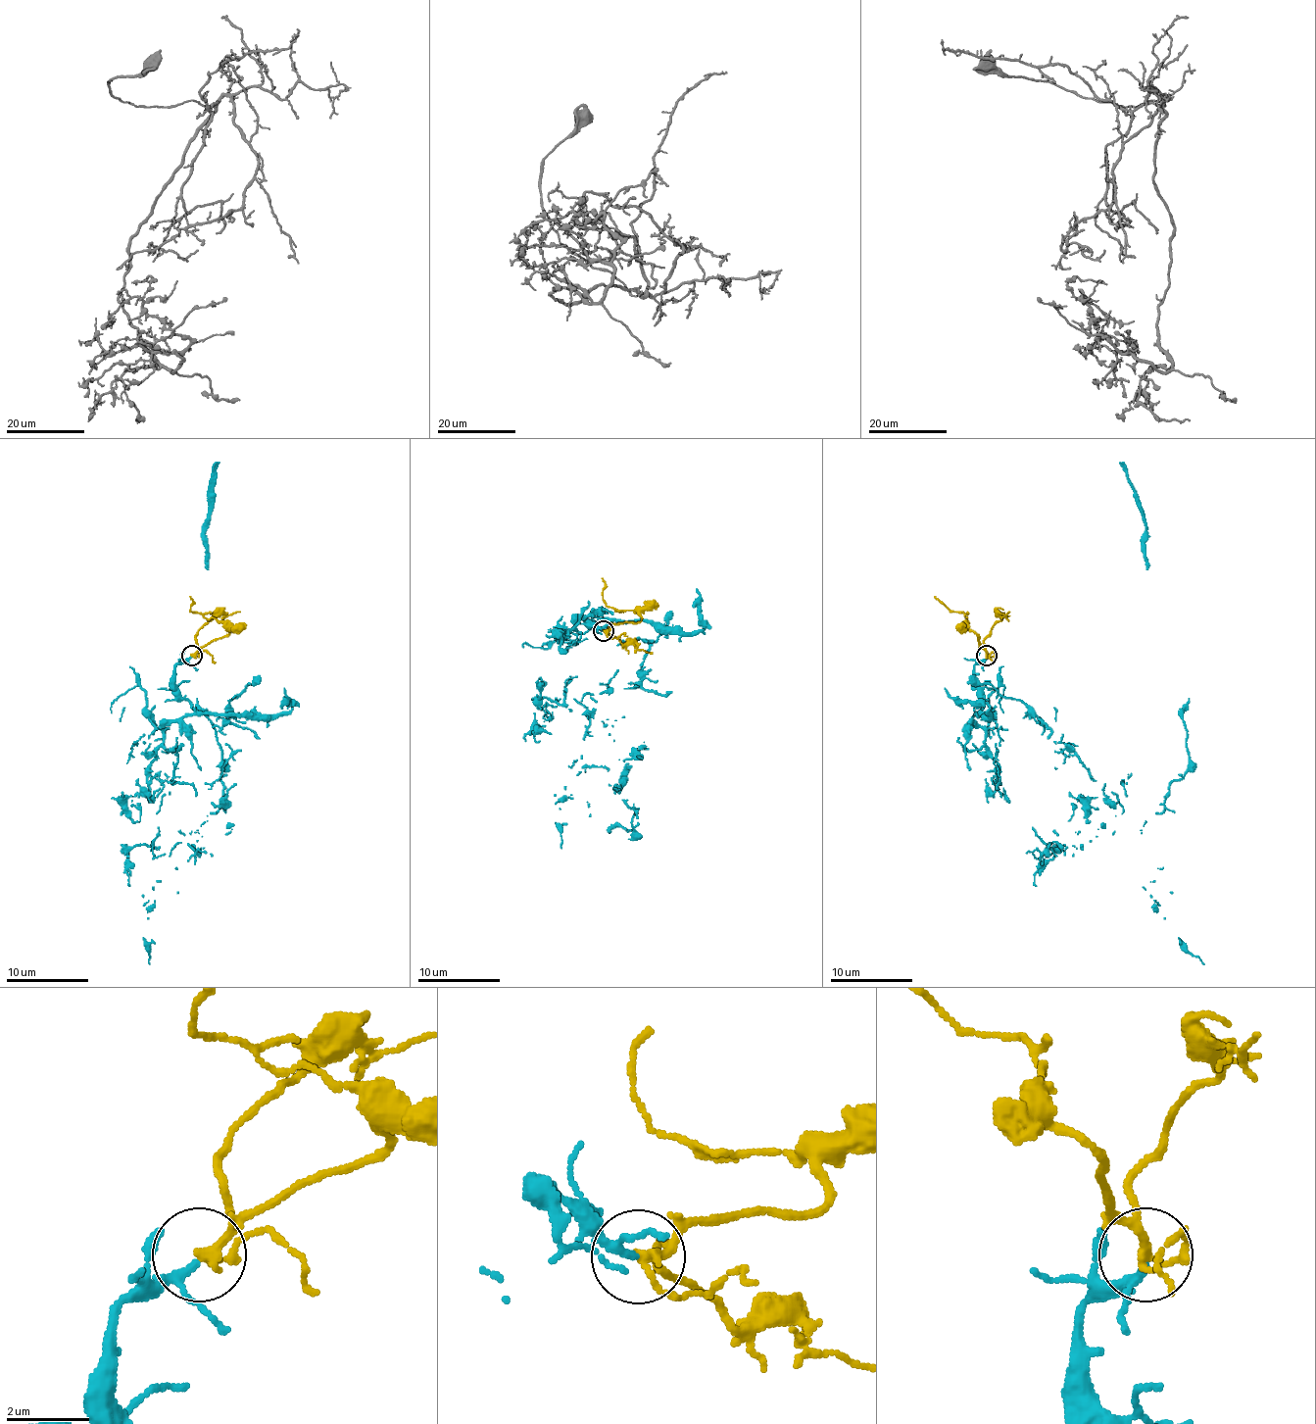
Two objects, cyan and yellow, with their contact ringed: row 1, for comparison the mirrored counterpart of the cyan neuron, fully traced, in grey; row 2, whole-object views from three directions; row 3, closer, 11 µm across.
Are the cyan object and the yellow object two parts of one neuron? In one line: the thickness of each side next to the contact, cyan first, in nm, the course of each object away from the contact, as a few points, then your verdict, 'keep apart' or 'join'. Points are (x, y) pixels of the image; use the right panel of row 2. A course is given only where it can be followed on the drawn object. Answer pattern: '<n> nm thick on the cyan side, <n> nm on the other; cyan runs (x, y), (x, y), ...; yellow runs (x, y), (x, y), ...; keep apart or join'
140 nm thick on the cyan side, 190 nm on the other; cyan runs (987, 657), (977, 714), (998, 691), (1020, 700), (1095, 780), (1164, 809), (1189, 763), (1189, 698), (1119, 463); yellow runs (987, 655), (979, 646), (979, 638), (966, 625), (966, 617), (950, 611), (934, 597); join

